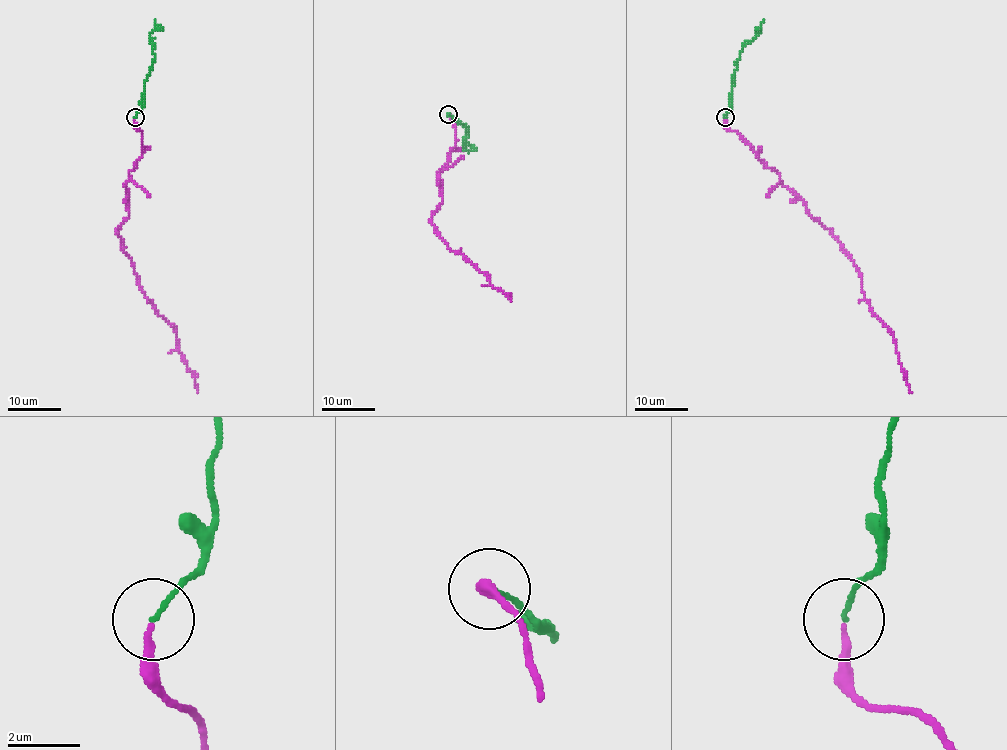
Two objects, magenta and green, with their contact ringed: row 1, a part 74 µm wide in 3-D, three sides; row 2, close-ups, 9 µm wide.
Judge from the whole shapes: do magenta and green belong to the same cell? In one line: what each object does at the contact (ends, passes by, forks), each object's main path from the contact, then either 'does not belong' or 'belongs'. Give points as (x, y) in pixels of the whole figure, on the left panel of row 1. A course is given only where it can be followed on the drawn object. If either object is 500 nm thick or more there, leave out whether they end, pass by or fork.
magenta ends; green ends; course magenta (134, 118), (142, 154), (125, 183), (128, 217), (117, 236), (152, 307), (175, 328), (178, 352), (198, 393); course green (134, 117), (142, 107), (144, 85), (154, 56), (150, 33), (157, 24), (161, 31); does not belong

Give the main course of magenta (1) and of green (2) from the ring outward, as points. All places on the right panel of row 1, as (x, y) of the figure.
1: (724, 118), (724, 126), (777, 172), (851, 258), (863, 298), (891, 332), (911, 393)
2: (724, 117), (730, 107), (739, 56), (744, 45), (758, 33), (760, 24), (758, 31)

